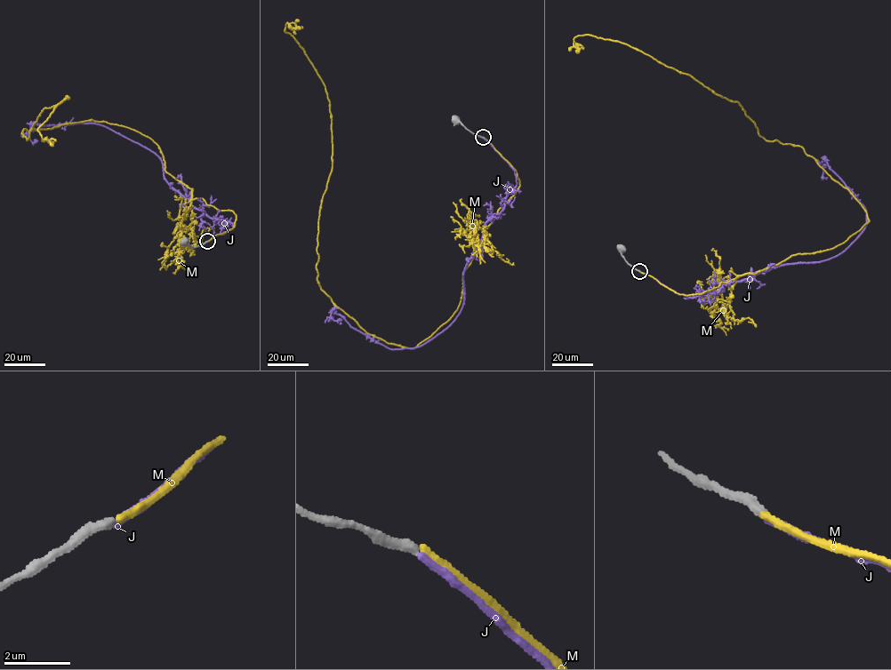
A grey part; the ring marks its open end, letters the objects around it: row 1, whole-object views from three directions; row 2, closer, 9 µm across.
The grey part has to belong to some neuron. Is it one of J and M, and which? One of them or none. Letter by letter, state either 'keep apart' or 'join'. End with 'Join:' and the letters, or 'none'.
J: keep apart
M: join
Join: M

